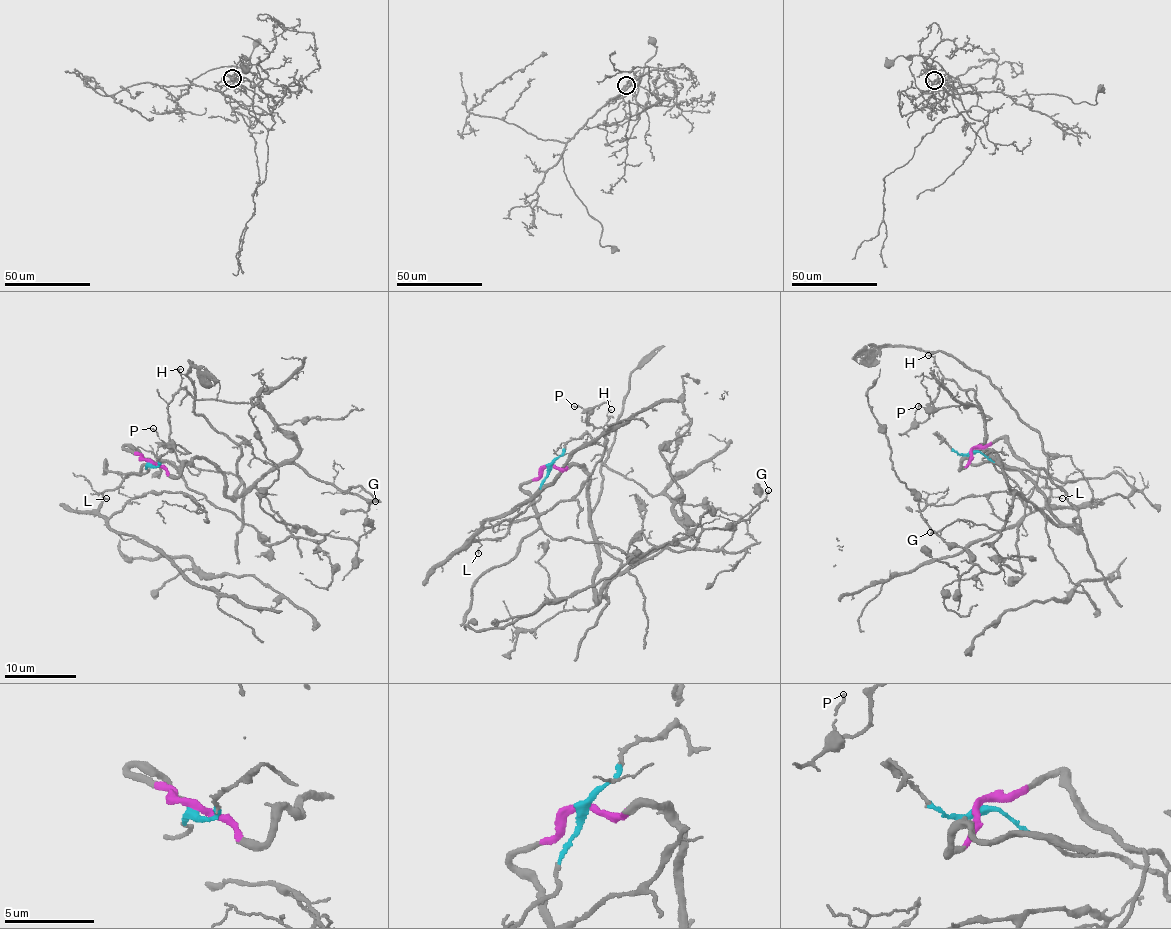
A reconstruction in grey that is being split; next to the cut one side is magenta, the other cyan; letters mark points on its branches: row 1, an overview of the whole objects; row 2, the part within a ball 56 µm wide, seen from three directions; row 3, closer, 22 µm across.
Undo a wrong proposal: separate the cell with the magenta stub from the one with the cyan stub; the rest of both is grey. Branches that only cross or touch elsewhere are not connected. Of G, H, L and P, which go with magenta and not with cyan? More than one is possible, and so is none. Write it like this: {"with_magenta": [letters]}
{"with_magenta": ["G", "H", "P"]}

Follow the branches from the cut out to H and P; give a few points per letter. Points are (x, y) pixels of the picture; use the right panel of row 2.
H: (971, 450), (962, 468), (1018, 467), (1067, 526), (1007, 482), (986, 447), (991, 417), (927, 355)
P: (971, 450), (962, 468), (1018, 467), (1067, 526), (1009, 485), (973, 390), (942, 378), (917, 423), (919, 405)

